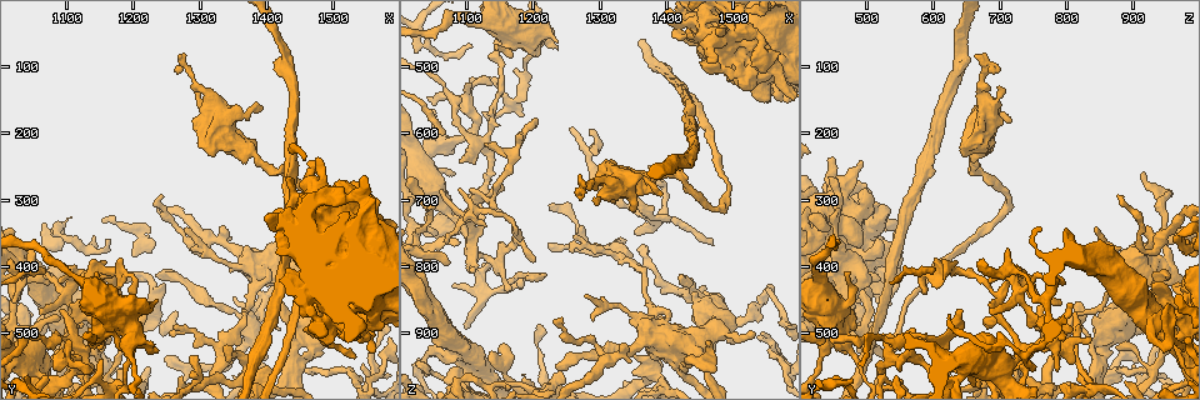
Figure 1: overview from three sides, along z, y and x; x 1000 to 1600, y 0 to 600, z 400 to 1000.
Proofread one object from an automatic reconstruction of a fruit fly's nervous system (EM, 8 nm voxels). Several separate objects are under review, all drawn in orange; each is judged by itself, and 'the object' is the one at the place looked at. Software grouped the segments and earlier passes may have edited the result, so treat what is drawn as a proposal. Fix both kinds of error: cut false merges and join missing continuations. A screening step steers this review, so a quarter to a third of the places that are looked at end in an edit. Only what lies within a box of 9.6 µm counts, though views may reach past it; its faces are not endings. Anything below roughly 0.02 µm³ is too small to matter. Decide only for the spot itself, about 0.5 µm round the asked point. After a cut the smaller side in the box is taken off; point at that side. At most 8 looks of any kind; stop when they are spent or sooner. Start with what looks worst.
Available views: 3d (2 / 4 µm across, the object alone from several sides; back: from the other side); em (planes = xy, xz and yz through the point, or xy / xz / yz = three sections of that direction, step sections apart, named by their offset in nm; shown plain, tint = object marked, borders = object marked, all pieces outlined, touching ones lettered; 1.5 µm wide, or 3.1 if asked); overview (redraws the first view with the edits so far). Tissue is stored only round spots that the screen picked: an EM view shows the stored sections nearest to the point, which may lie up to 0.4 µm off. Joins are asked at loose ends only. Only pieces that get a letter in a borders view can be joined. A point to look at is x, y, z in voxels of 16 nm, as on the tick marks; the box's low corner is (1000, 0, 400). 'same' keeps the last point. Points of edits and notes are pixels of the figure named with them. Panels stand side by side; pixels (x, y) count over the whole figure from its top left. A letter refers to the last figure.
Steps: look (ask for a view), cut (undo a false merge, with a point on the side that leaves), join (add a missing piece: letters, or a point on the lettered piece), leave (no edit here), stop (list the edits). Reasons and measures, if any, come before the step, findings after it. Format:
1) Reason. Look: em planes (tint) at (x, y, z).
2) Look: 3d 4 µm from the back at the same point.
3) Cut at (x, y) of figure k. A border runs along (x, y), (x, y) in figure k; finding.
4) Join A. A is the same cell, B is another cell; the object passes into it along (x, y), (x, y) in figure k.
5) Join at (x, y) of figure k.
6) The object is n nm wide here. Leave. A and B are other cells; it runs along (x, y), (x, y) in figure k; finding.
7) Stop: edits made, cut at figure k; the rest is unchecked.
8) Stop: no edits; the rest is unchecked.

Thin end. Look: 3d 4 µm at (1460, 260, 910).

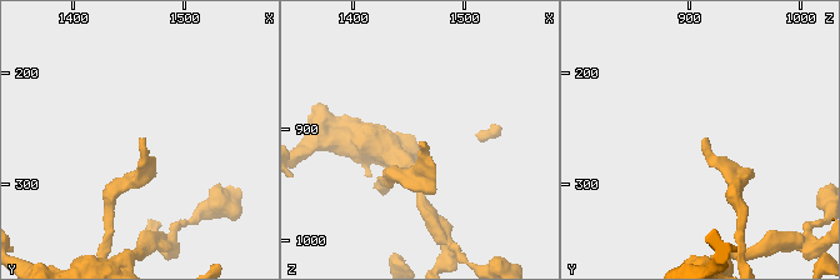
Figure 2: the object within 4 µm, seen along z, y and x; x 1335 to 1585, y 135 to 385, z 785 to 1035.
Look: em planes (borders) at (1460, 258, 914).

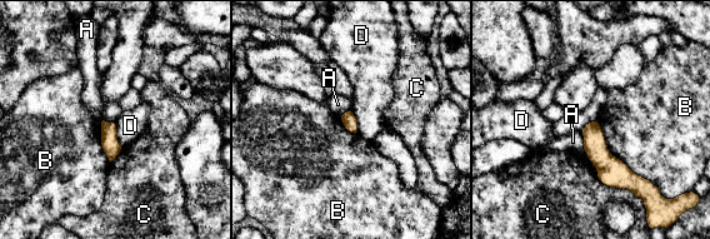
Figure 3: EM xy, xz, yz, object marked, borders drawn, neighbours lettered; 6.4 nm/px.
The object is 90 nm wide here. Leave. A, B, C and D are other cells; a border runs along (581, 132), (584, 149) in figure 3; no lettered piece goes on from it.

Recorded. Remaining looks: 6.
Thin end. Look: em planes (tint) at (1265, 80, 660).

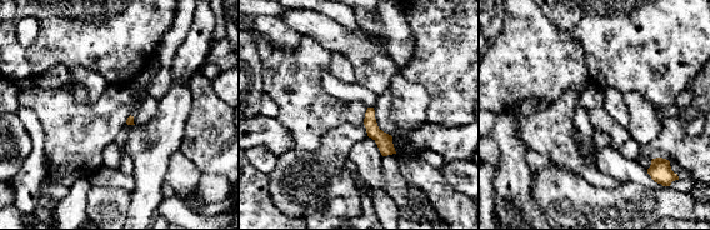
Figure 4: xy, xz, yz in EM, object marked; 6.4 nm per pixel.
Look: em planes (borders) at the same point.

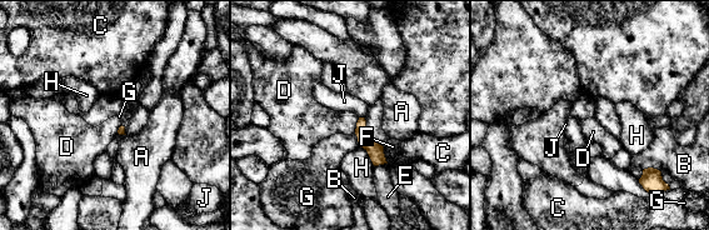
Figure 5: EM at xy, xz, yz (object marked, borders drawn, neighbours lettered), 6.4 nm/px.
Leave. A, B, C, D, E, F, G, H and J are other cells; it runs along (362, 120), (363, 139), (383, 160) in figure 5; no lettered piece goes on from it.

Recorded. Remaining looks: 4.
Sharp bend. Look: 3d 2 µm at (1435, 555, 845).

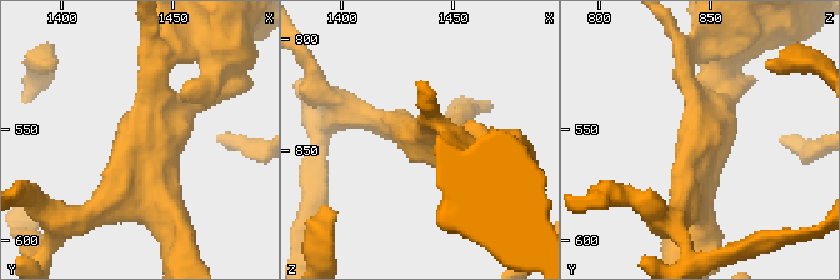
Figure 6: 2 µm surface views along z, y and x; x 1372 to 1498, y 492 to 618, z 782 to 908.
Now the EM. Look: em yz step 4 (tint) at (1436, 553, 845).

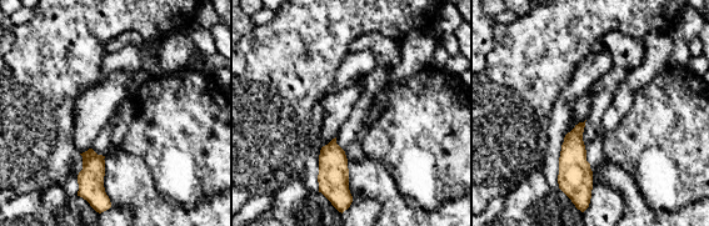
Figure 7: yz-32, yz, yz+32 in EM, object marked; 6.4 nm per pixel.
Another direction. Look: em planes (borders) at the same point.

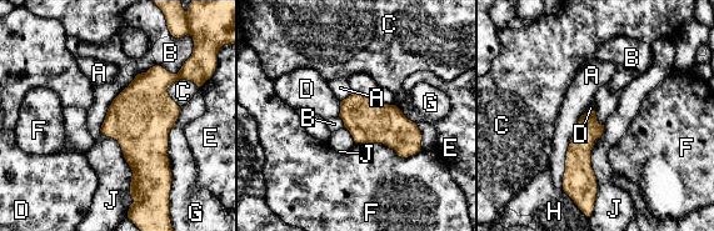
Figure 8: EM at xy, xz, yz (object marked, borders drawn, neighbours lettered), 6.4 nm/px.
The object is 280 nm wide here. Leave. A, B, C, D, E, F, G, H and J are other cells; it runs along (593, 115), (583, 140), (589, 189) in figure 8; continuous, no second neuron.

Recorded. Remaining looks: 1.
Stop: no edits; the rest is unchecked.

